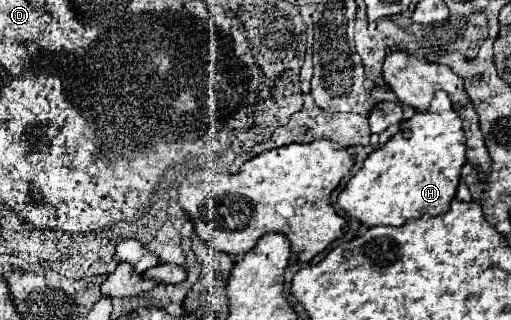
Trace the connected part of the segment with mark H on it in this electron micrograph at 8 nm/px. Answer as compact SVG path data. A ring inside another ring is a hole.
M437 91L435 109L415 113L401 123L401 129L363 163L361 171L349 179L337 203L363 225L401 227L409 219L441 215L457 193L461 167L465 165L465 133L461 119L445 91Z

